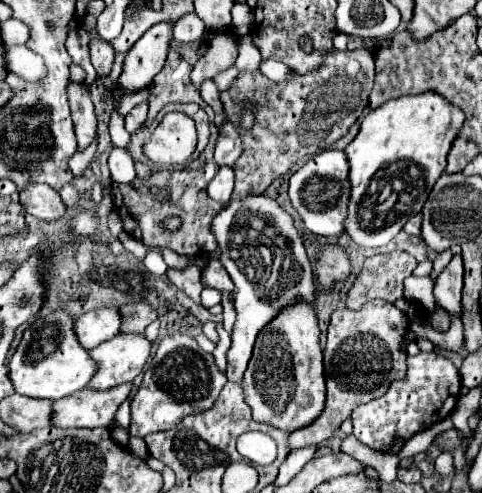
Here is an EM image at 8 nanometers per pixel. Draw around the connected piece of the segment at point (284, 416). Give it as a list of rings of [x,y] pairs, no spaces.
[[[297,302],[293,310],[281,314],[261,330],[243,380],[245,402],[253,410],[253,420],[295,432],[313,424],[325,408],[323,352],[319,346],[319,326],[307,302]]]

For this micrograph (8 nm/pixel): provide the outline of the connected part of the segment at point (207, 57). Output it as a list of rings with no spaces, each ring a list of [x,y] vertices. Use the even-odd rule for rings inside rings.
[[[231,34],[217,36],[207,52],[197,60],[191,72],[191,82],[199,88],[205,80],[215,78],[219,72],[231,68],[237,58],[237,38]]]

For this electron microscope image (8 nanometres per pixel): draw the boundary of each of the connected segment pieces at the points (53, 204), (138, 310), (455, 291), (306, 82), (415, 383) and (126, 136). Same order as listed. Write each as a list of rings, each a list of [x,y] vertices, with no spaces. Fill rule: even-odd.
[[[33,182],[33,184],[25,186],[19,192],[19,196],[21,196],[23,208],[41,220],[49,222],[49,220],[57,220],[65,214],[65,204],[63,204],[61,196],[47,184]]]
[[[129,304],[119,308],[121,314],[121,332],[143,334],[145,328],[157,318],[157,312],[149,304]]]
[[[453,254],[447,268],[435,278],[435,300],[449,314],[461,314],[461,290],[463,290],[463,258]]]
[[[333,50],[323,56],[323,62],[307,74],[297,74],[291,72],[291,78],[283,82],[271,82],[267,80],[259,70],[255,72],[239,72],[237,82],[225,92],[221,92],[221,102],[225,108],[225,114],[229,116],[231,124],[237,128],[241,120],[241,110],[249,108],[255,114],[255,124],[251,130],[241,130],[241,142],[243,142],[243,154],[233,166],[235,172],[235,190],[233,198],[245,198],[245,194],[263,194],[267,186],[287,174],[299,160],[315,156],[323,150],[327,150],[333,142],[337,142],[341,136],[347,134],[349,126],[363,114],[367,106],[369,92],[373,88],[373,78],[375,78],[375,68],[373,68],[373,54],[359,50]]]
[[[419,352],[417,356],[407,356],[409,376],[393,384],[385,396],[367,402],[353,410],[353,436],[375,448],[389,452],[395,442],[407,442],[411,436],[431,428],[431,424],[447,418],[459,400],[461,378],[453,362],[437,352]]]
[[[117,110],[111,112],[111,122],[109,122],[109,134],[111,134],[111,140],[115,146],[121,146],[121,148],[127,148],[129,146],[129,140],[131,140],[131,134],[123,128],[123,116],[117,114]]]

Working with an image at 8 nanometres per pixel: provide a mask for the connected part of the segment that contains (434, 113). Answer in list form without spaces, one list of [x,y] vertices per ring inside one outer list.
[[[425,92],[417,96],[399,96],[383,106],[371,110],[359,128],[359,134],[347,144],[345,156],[349,160],[349,210],[343,222],[345,234],[359,246],[365,248],[383,248],[387,246],[403,228],[403,224],[421,212],[425,198],[429,196],[433,184],[439,180],[447,166],[447,152],[461,128],[465,116],[459,108],[449,106],[445,98],[435,92]]]

